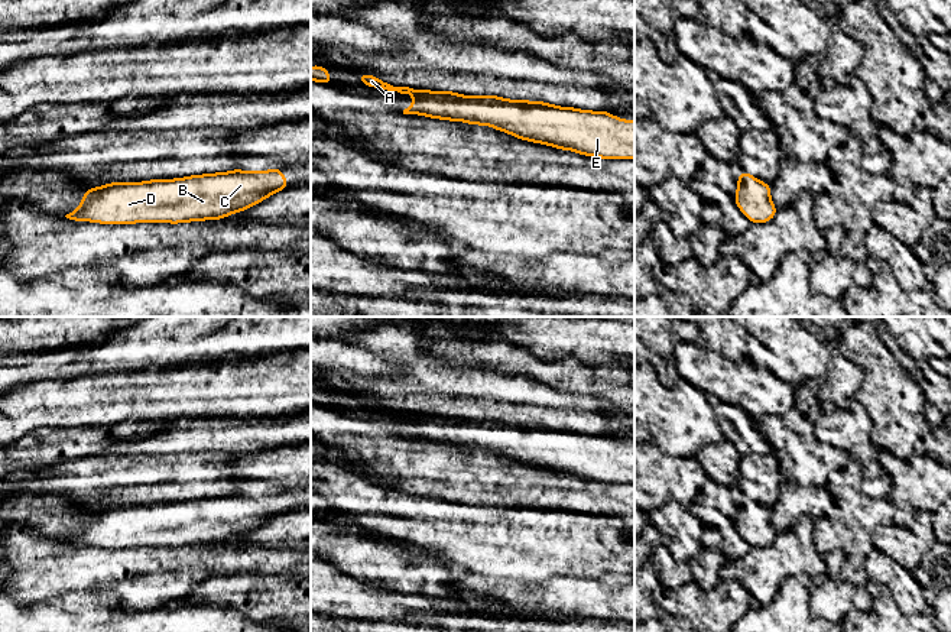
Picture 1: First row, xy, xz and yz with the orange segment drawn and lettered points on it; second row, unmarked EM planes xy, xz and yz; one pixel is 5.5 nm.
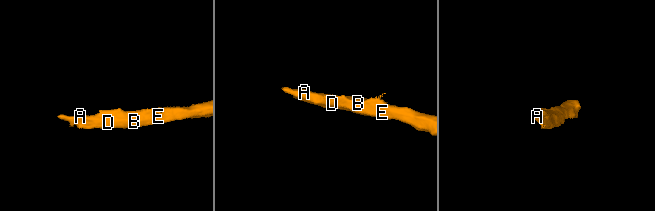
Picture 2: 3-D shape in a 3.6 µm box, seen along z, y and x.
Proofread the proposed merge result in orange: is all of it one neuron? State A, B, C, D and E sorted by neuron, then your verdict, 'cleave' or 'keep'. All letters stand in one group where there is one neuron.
groups A B C D E; keep

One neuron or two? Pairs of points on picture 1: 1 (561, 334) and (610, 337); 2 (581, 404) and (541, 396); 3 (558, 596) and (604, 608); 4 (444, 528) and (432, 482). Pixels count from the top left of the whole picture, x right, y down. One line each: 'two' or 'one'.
1: one
2: one
3: one
4: two

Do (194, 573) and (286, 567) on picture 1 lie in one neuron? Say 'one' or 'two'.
one

